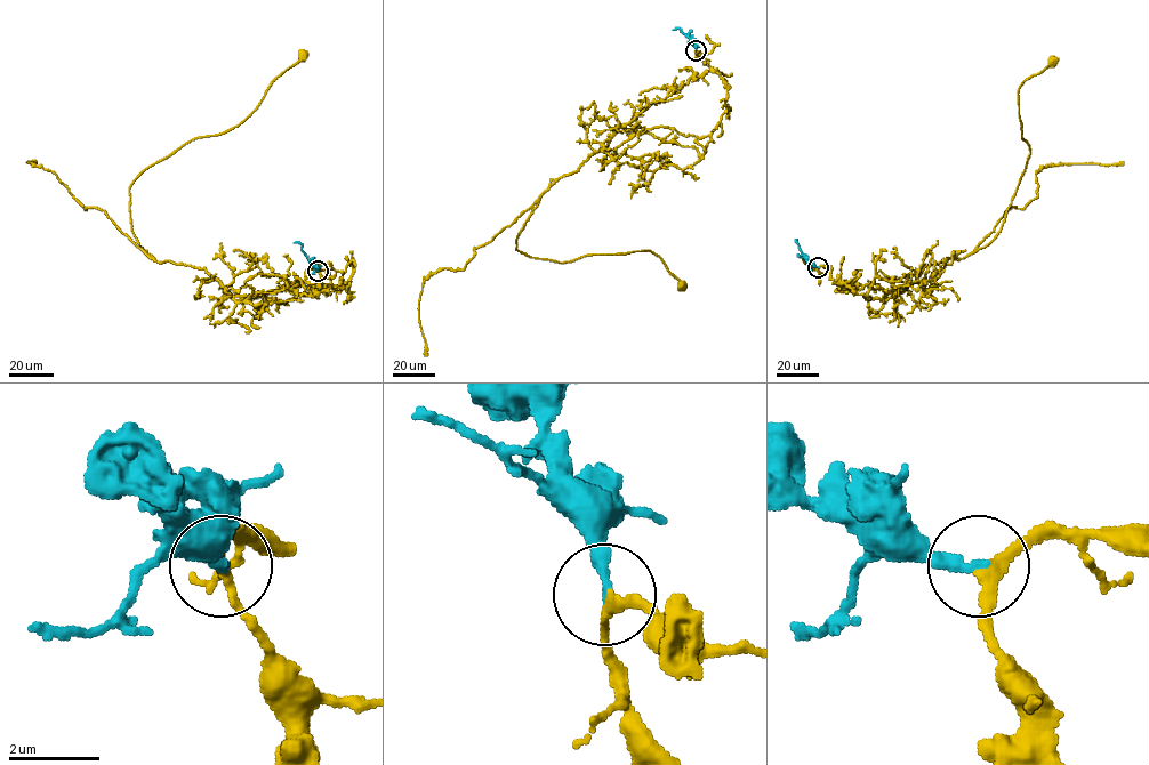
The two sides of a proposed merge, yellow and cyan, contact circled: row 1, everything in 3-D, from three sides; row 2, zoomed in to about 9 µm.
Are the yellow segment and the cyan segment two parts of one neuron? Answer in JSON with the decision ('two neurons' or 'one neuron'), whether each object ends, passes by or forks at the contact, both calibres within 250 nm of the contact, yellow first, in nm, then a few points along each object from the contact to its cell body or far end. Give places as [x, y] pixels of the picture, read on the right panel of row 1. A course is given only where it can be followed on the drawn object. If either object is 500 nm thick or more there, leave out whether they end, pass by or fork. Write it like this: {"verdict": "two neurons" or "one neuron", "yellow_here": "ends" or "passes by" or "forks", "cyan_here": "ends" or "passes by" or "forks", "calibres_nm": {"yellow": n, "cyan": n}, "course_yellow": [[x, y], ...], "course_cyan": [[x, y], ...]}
{"verdict": "one neuron", "yellow_here": "passes by", "cyan_here": "ends", "calibres_nm": {"yellow": 200, "cyan": 280}, "course_yellow": [[818, 267], [858, 295], [923, 282], [902, 291], [989, 243], [1030, 154], [1018, 90], [1051, 61]], "course_cyan": [[818, 267], [804, 259], [796, 241]]}

